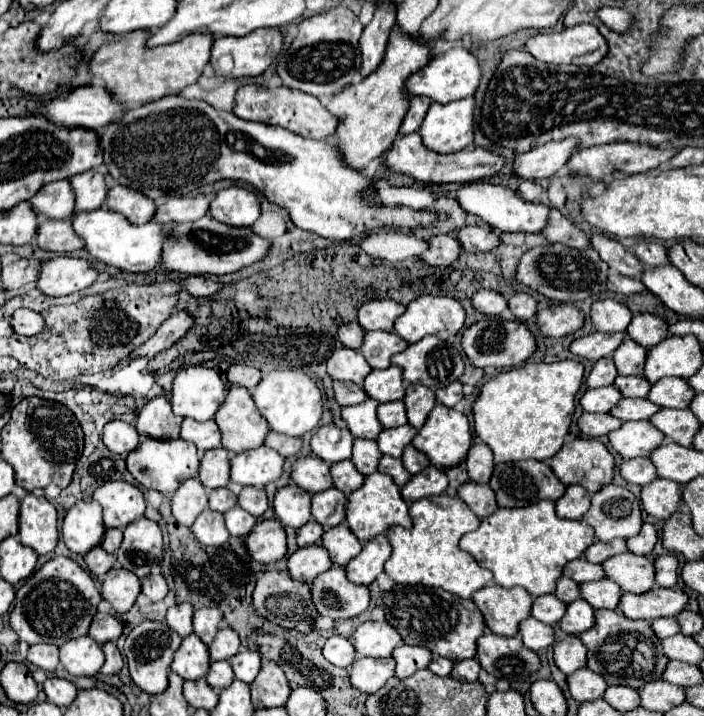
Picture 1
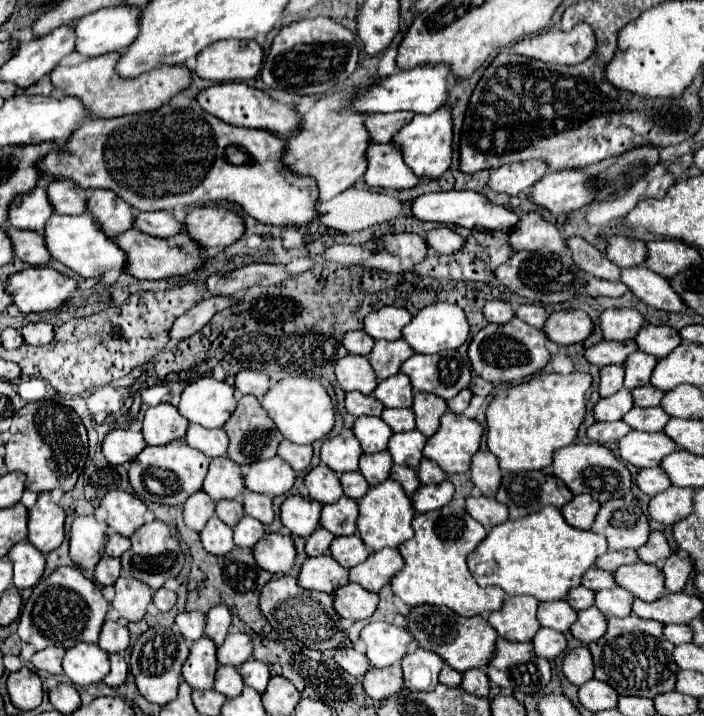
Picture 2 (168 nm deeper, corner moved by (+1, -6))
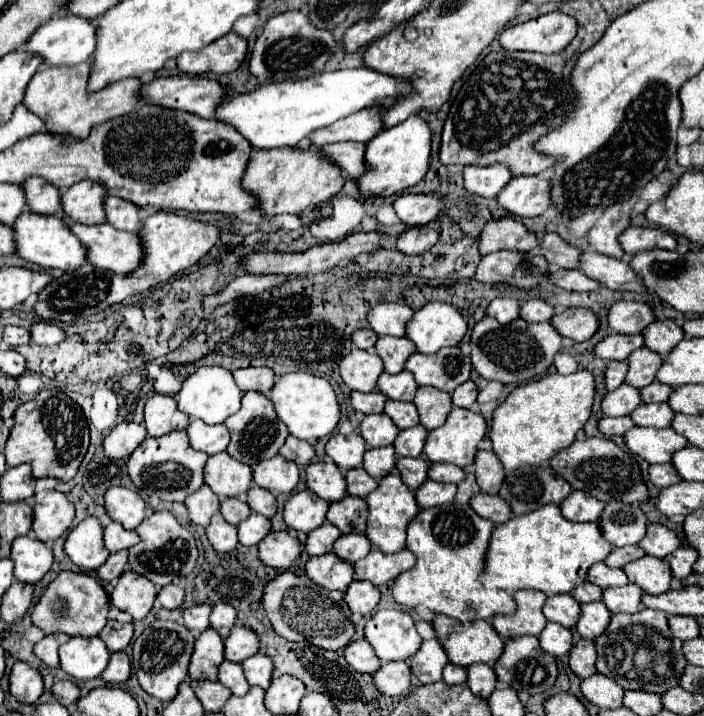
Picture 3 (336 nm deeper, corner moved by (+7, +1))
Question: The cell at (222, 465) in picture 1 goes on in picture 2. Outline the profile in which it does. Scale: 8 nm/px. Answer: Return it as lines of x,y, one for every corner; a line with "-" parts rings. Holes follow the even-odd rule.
227,456
213,458
209,464
209,472
203,482
203,490
217,502
217,500
233,500
243,490
241,466
229,460

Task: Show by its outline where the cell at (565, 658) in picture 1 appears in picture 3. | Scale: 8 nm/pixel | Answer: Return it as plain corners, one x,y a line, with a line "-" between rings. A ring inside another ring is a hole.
581,639
569,653
569,667
573,673
577,673
581,679
585,679
585,677
591,677
597,673
595,659
597,659
595,643

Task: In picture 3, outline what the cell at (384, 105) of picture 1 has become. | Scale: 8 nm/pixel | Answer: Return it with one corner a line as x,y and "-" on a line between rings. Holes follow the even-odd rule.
285,147
285,149
267,149
255,151
247,163
245,175
241,179
241,187
257,197
257,209
267,215
299,215
307,207
319,207
335,197
343,189
343,173
335,165
331,165
317,147
299,149
299,147

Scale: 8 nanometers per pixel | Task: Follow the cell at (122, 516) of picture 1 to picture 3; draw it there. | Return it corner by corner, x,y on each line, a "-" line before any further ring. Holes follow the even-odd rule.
111,487
105,493
107,515
125,529
135,529
145,519
145,501
137,491
127,487

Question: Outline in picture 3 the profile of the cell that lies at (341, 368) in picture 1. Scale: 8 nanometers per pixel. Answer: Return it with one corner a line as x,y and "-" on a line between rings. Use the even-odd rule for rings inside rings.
355,347
349,355
343,357
339,371
345,385
353,391
375,391
377,379
385,371
385,367
377,353
361,351

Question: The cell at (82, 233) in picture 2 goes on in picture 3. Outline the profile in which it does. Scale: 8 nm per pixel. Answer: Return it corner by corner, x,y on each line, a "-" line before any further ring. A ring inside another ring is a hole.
23,211
13,225
13,233
15,233
15,255
43,269
61,269
73,273
79,269
79,263
87,259
87,249
63,225
59,215
37,215

